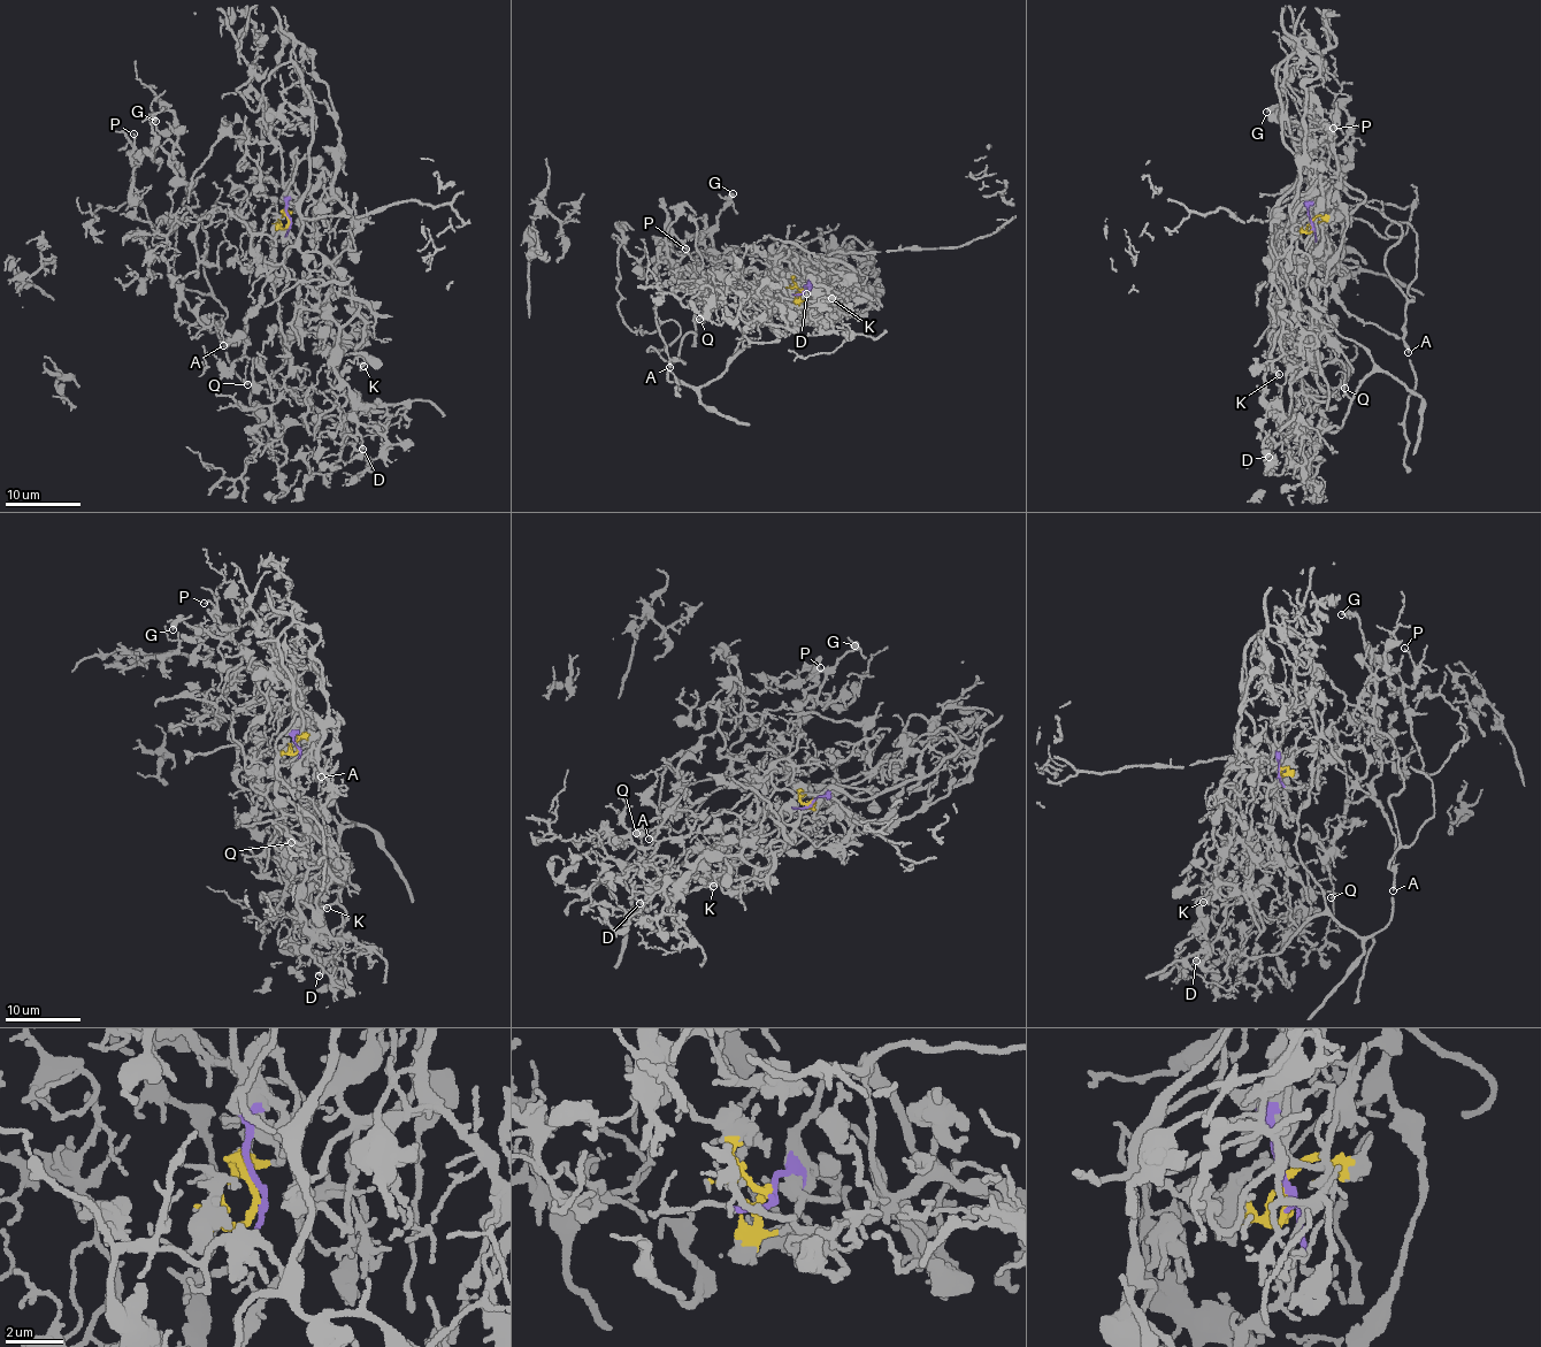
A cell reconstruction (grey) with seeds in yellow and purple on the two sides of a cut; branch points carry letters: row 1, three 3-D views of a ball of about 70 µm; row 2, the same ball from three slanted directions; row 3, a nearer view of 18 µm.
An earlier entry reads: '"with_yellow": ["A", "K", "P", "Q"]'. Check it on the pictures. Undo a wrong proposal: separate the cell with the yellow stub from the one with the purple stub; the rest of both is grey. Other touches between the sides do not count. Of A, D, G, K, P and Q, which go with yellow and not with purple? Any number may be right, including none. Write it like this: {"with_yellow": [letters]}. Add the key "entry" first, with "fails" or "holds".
{"entry": "fails", "with_yellow": ["A", "G", "P", "Q"]}

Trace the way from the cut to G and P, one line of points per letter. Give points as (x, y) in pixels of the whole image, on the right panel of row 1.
G: (1310, 224), (1333, 211), (1339, 177), (1364, 196), (1348, 213), (1310, 215), (1321, 151), (1285, 108), (1267, 113)
P: (1310, 224), (1339, 177), (1364, 196), (1310, 215), (1336, 301), (1401, 338), (1418, 234), (1340, 212), (1333, 128)

